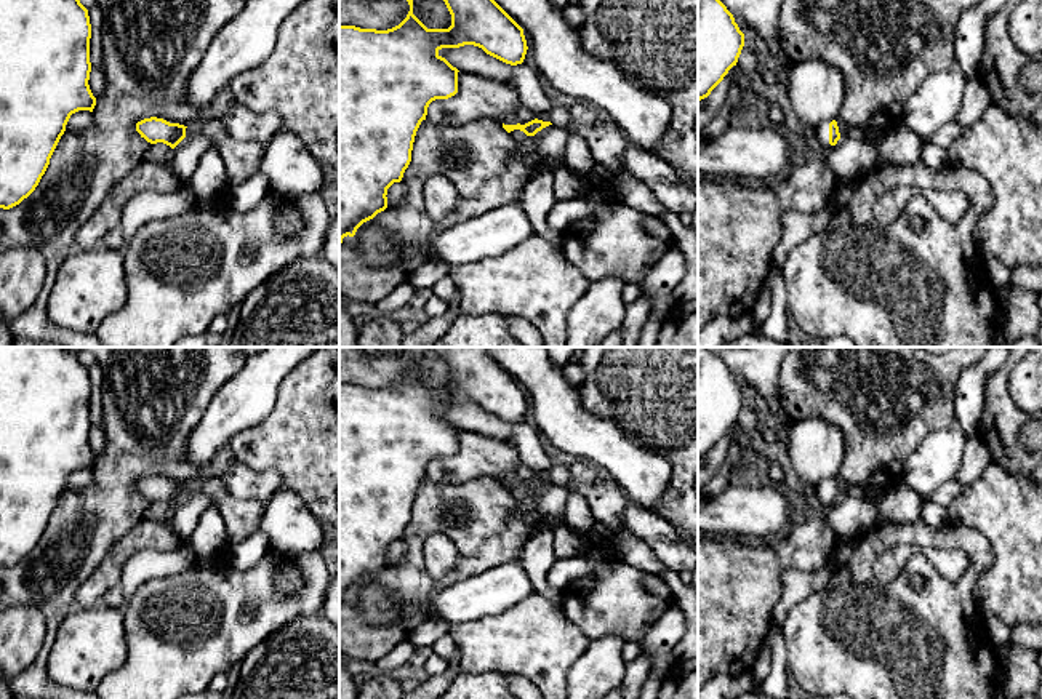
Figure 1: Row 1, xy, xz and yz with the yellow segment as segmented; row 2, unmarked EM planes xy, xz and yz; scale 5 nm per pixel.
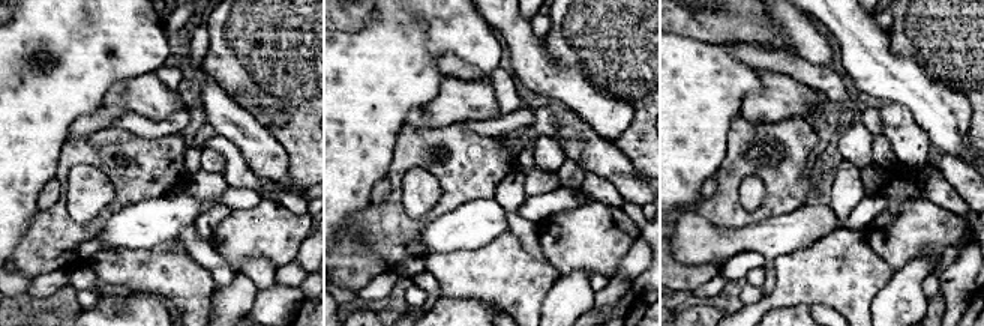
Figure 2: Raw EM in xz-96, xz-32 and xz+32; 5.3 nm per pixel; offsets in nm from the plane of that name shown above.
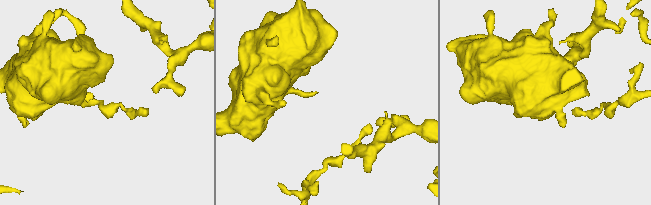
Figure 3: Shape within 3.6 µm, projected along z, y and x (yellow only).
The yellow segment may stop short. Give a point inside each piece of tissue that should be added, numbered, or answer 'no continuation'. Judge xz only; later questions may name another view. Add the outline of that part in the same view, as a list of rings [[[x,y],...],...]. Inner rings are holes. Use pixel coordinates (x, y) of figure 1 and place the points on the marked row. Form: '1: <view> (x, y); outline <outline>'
1: xz (559, 117); outline [[[551,107],[544,114],[536,115],[538,120],[551,122],[557,128],[570,130],[570,109]]]

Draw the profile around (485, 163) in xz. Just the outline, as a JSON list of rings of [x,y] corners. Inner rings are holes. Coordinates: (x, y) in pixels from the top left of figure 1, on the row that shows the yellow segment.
[[[427,118],[421,122],[411,150],[411,162],[403,173],[405,197],[399,205],[378,213],[373,221],[391,232],[402,246],[419,246],[459,222],[469,221],[490,210],[507,203],[519,203],[520,192],[525,187],[533,166],[533,154],[520,152],[503,123],[493,118],[483,118],[469,125],[432,125]],[[434,174],[450,178],[459,194],[456,208],[440,221],[434,221],[424,210],[424,184]]]

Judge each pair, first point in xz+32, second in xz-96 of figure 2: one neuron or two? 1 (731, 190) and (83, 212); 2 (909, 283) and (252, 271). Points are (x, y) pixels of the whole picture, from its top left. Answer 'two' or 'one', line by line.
1: two
2: two

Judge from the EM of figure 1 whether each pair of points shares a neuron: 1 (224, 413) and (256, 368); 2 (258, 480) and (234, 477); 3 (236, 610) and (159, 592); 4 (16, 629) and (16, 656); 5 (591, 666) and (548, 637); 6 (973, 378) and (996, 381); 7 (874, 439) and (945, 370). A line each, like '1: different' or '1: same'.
1: same
2: same
3: same
4: same
5: different
6: different
7: same

